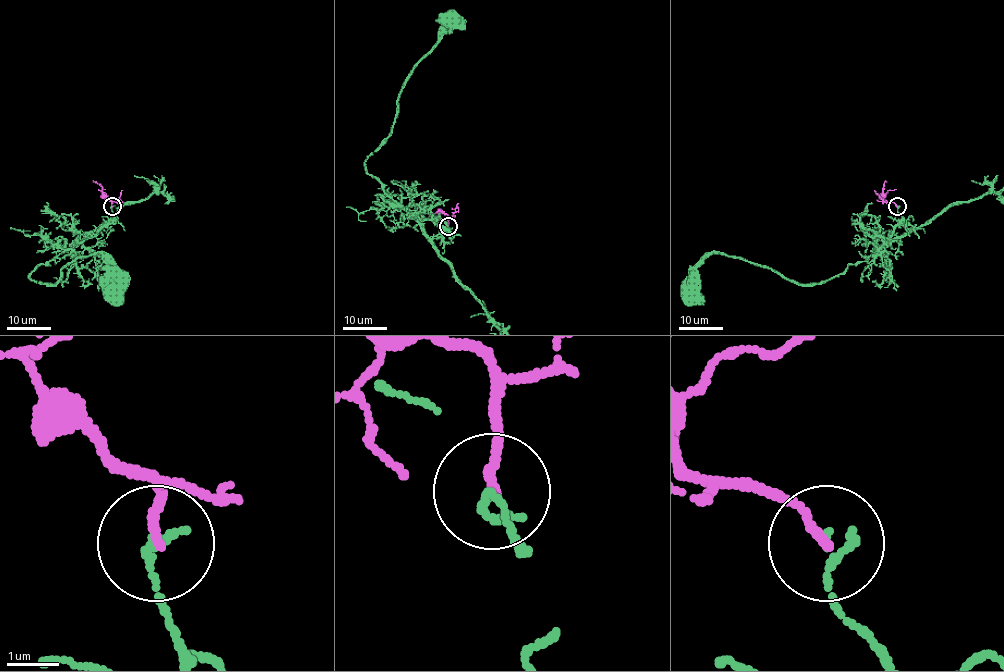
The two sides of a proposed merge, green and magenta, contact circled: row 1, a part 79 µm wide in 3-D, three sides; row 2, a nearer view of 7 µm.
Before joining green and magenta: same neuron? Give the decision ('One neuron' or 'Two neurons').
Two neurons

